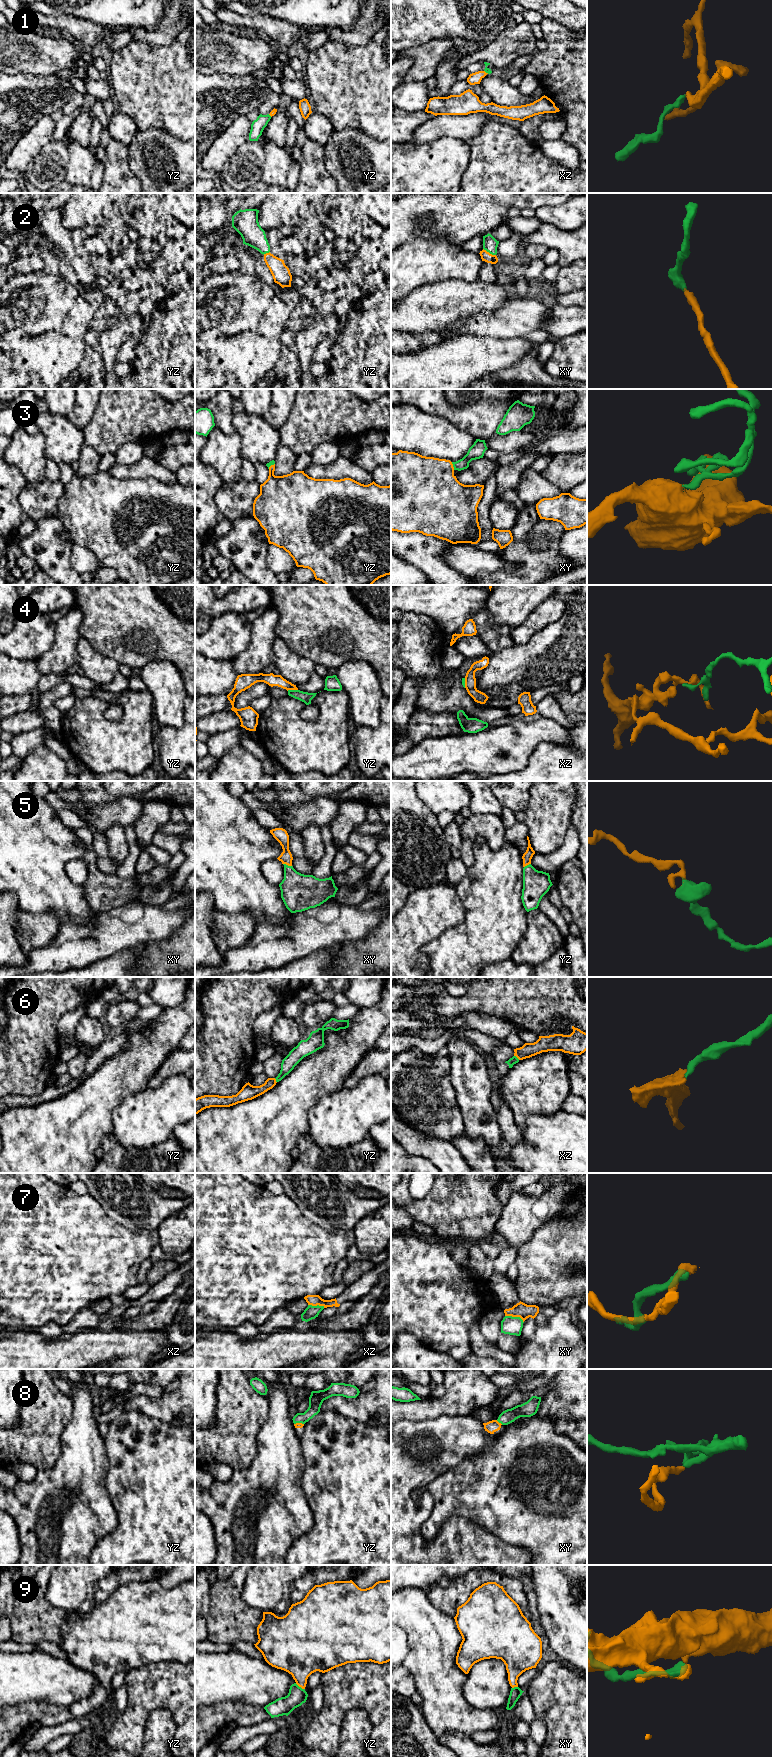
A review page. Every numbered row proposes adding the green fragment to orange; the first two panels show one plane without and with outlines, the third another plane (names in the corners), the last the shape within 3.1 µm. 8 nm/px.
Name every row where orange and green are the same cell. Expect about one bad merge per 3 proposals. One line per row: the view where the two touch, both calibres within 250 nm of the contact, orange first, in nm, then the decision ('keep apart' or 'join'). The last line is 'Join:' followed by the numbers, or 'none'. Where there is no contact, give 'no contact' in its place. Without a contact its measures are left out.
1: xz | 100/50 nm | join
2: xy | 80/120 nm | join
3: xy | 460/120 nm | join
4: yz | 100/90 nm | keep apart
5: xy | 110/300 nm | join
6: xz | 130/60 nm | join
7: xy | 120/150 nm | join
8: xy | 100/120 nm | keep apart
9: yz | 340/150 nm | keep apart
Join: 1, 2, 3, 5, 6, 7

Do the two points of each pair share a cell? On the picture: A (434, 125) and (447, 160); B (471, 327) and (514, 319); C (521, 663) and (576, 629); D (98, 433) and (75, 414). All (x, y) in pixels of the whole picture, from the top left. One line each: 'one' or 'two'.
A: two
B: one
C: one
D: two

